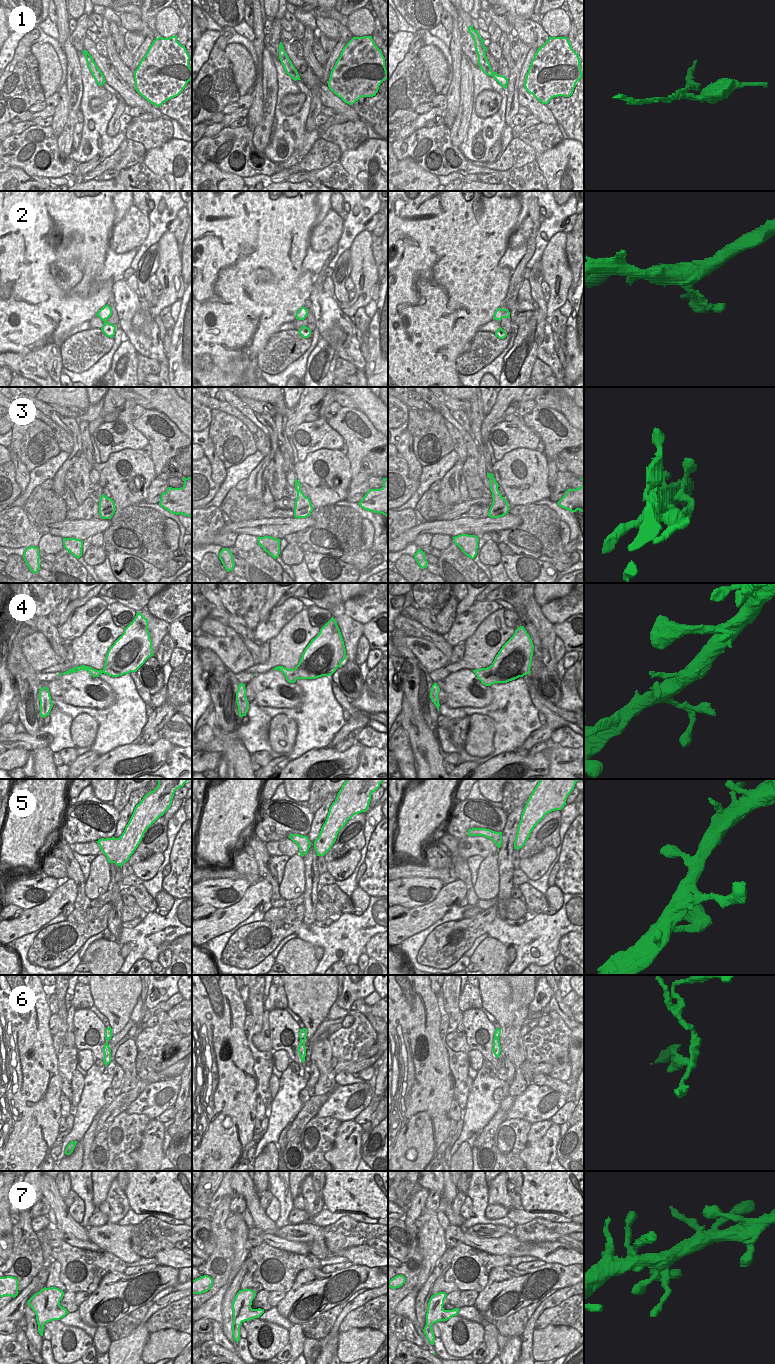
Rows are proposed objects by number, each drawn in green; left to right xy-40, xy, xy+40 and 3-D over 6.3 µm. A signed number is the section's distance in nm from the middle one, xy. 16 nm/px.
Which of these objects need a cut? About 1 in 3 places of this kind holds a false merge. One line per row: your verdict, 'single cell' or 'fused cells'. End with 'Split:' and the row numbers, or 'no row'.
1: fused cells
2: single cell
3: single cell
4: single cell
5: single cell
6: fused cells
7: single cell
Split: 1, 6

